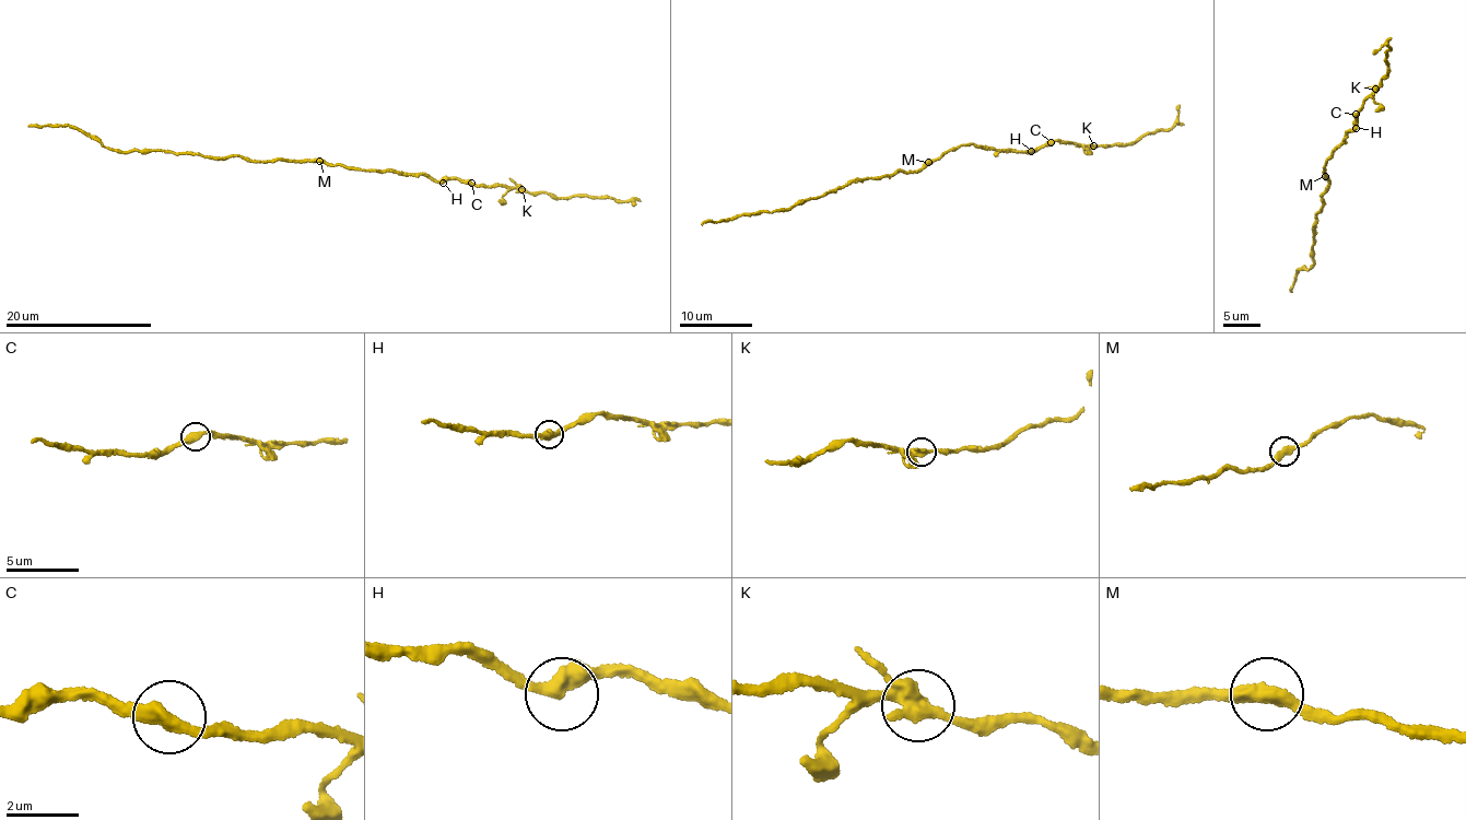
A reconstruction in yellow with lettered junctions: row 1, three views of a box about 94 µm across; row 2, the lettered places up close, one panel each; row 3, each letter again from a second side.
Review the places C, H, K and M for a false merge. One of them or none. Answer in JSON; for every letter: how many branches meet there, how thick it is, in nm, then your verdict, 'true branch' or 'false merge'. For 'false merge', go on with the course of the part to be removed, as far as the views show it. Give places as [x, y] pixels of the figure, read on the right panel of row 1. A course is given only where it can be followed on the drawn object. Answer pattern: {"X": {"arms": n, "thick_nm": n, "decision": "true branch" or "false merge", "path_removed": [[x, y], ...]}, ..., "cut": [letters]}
{"C": {"arms": 2, "thick_nm": 400, "decision": "true branch"}, "H": {"arms": 2, "thick_nm": 400, "decision": "true branch"}, "K": {"arms": 3, "thick_nm": 340, "decision": "true branch"}, "M": {"arms": 2, "thick_nm": 400, "decision": "true branch"}, "cut": []}

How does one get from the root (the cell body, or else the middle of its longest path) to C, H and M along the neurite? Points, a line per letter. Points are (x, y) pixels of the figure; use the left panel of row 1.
C: (342, 165), (422, 175), (442, 182), (462, 179), (471, 183)
H: (342, 165), (422, 175), (443, 183)
M: (342, 165), (319, 161)

